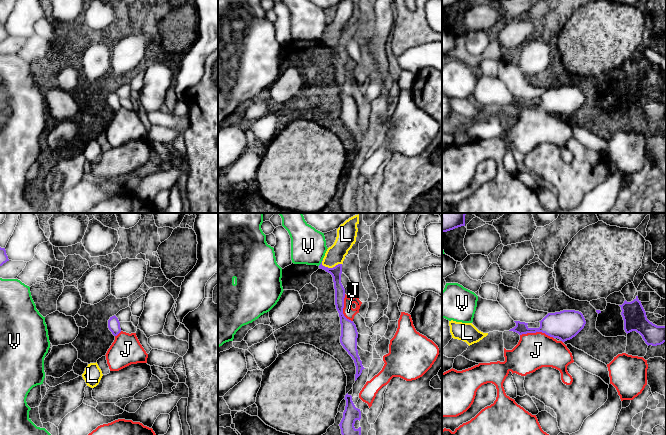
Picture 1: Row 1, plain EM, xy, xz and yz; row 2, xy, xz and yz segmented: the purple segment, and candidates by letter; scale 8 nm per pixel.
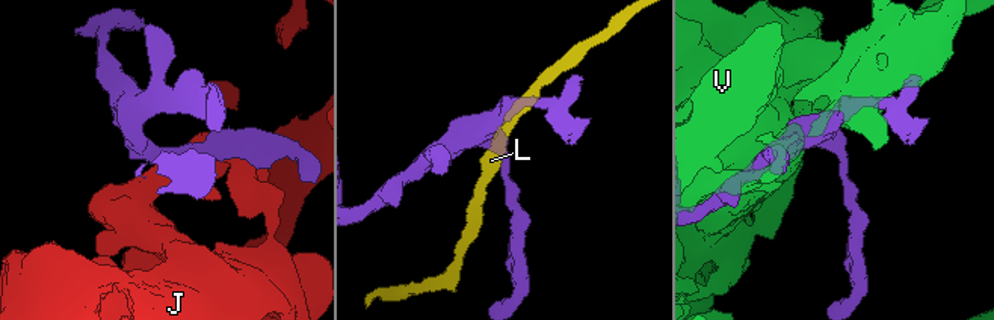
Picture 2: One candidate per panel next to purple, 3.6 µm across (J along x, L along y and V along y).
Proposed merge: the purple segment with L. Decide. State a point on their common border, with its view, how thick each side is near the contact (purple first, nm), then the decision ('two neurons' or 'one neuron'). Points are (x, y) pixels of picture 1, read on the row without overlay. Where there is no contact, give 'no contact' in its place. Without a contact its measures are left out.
xz (331, 44) | 90/150 nm | two neurons

